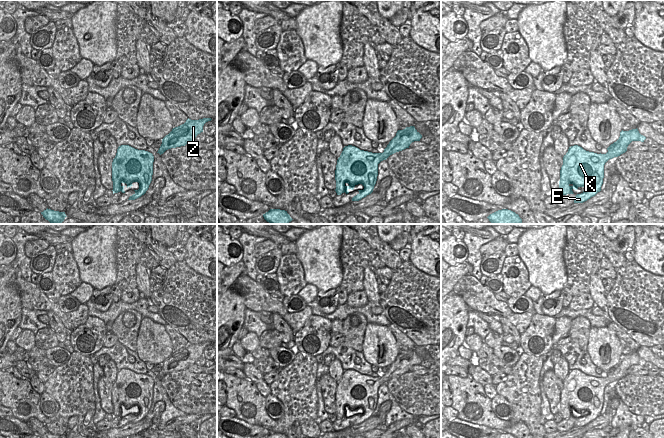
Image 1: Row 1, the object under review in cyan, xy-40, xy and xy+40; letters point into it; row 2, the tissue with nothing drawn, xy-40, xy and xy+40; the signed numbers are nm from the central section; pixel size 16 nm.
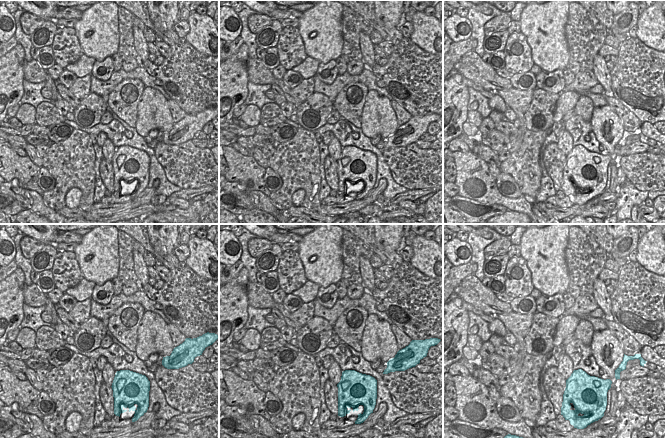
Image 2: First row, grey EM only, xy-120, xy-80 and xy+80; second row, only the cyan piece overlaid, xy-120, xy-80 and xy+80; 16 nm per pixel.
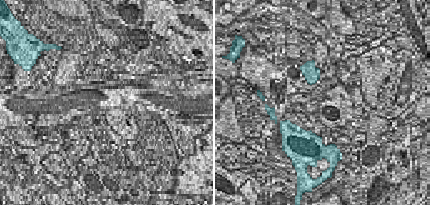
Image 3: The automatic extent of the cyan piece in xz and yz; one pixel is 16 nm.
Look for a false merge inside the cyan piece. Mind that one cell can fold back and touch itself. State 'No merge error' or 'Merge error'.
No merge error.

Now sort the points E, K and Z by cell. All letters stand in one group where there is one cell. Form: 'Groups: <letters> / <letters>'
Groups: E K Z

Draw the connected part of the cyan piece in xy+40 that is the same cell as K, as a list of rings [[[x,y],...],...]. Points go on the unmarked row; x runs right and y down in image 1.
[[[636,352],[622,354],[619,363],[607,372],[606,378],[589,376],[578,369],[569,371],[560,394],[559,415],[562,419],[567,419],[574,418],[573,413],[587,411],[587,414],[575,420],[574,427],[587,425],[601,415],[605,387],[625,377],[632,365],[644,366],[645,363]]]

